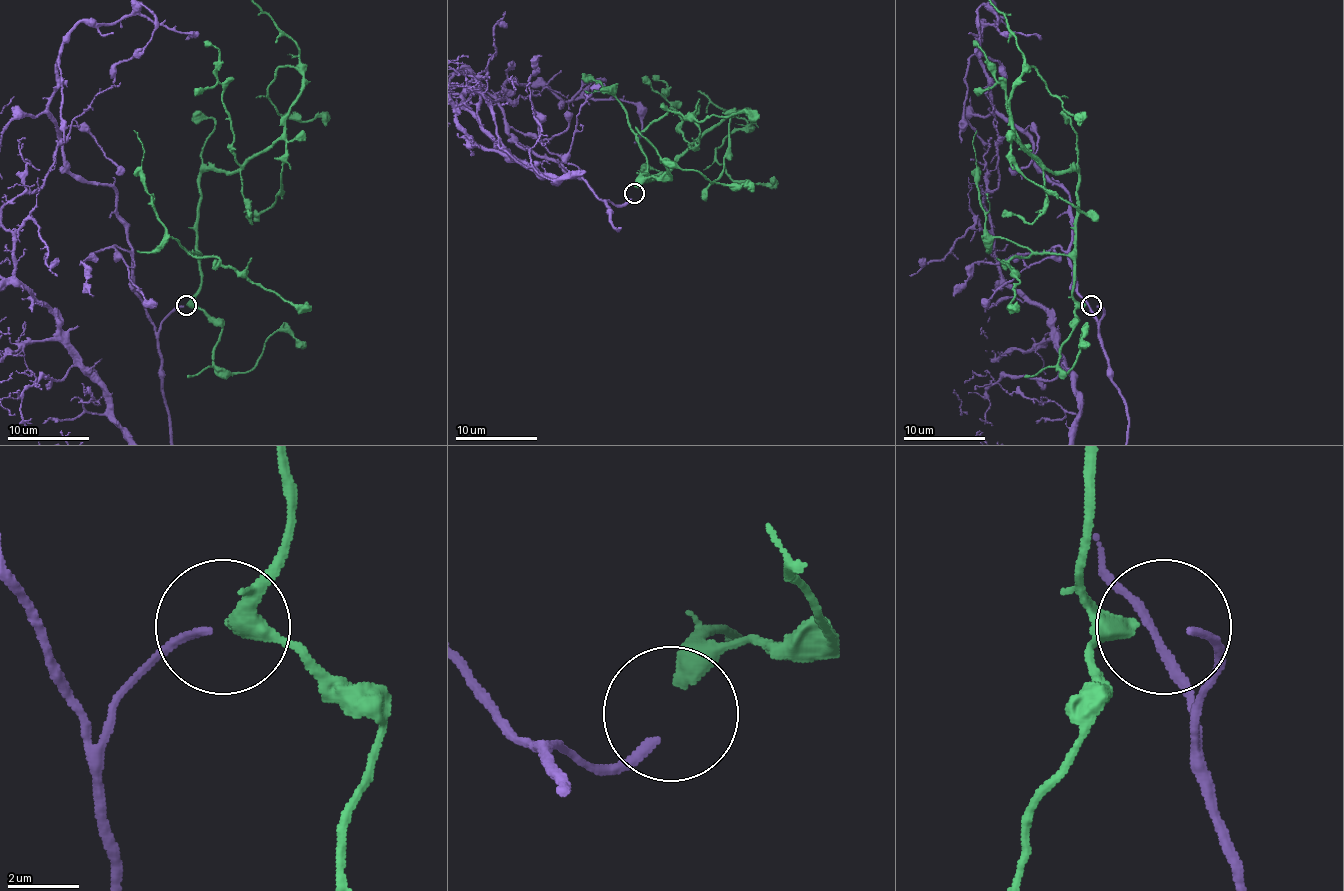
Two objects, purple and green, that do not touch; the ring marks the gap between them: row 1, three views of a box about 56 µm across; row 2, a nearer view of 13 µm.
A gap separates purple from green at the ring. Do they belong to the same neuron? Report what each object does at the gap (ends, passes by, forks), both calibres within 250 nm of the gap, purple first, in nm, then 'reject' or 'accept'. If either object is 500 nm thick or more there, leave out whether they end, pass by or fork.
purple ends; green ends; calibres 240 and 480 nm; accept

